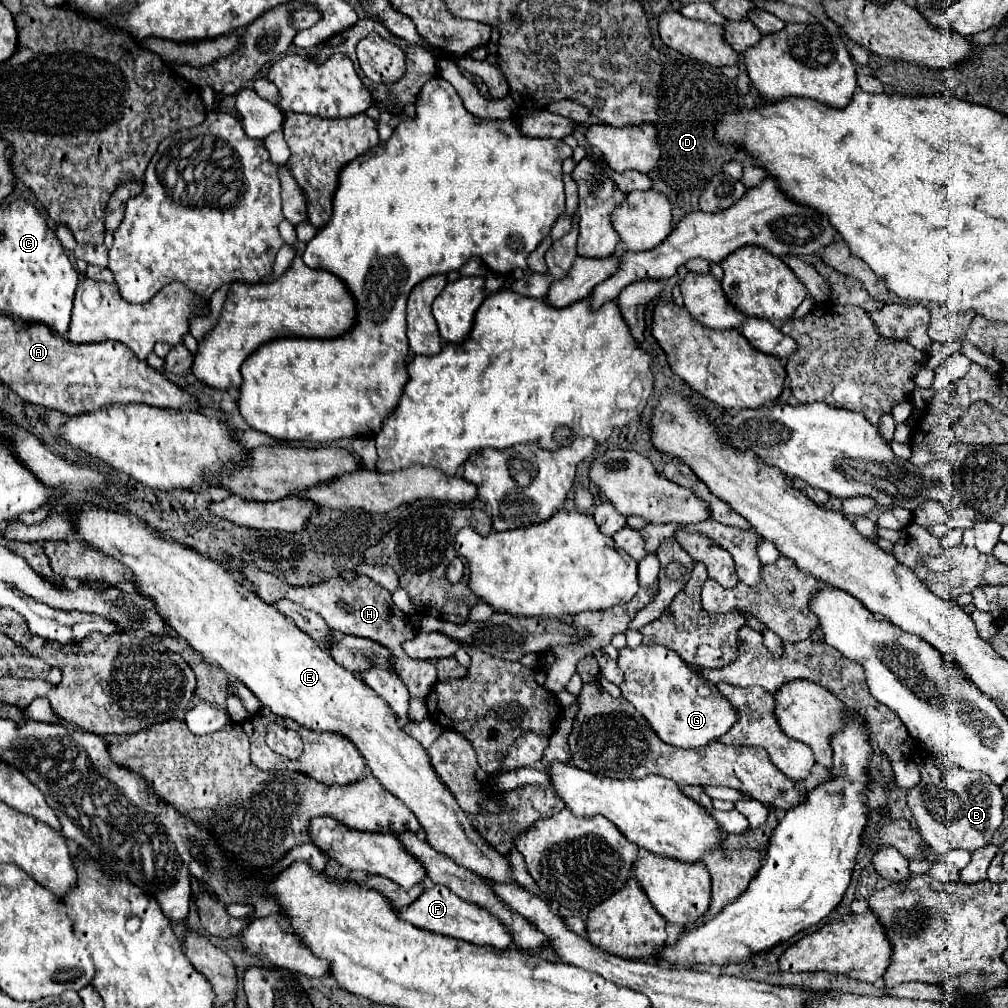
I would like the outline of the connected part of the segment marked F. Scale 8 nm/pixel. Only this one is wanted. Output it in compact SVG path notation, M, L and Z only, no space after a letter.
M431 886L427 888L409 908L405 908L405 912L399 912L403 920L415 924L417 928L423 930L431 930L431 932L439 932L451 938L463 938L465 942L471 944L487 944L487 946L495 946L495 948L509 948L513 944L513 938L509 934L509 928L497 918L493 916L489 910L465 902L463 898L459 898L455 892L451 892L445 886Z

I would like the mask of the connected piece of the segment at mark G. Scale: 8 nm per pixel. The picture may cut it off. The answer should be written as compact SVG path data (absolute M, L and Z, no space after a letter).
M637 646L635 650L623 648L619 650L619 668L625 674L625 682L619 686L621 696L629 700L639 714L647 718L655 734L677 748L705 748L709 742L719 740L735 722L737 722L737 710L721 696L717 686L709 680L705 680L701 674L697 674L693 668L681 662L681 658L675 652L669 652L661 646Z

